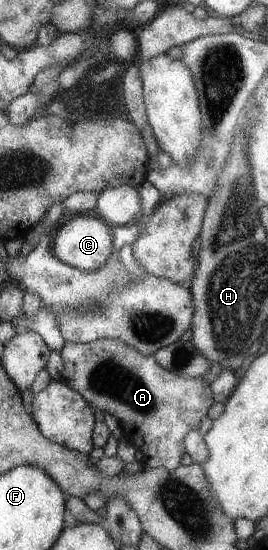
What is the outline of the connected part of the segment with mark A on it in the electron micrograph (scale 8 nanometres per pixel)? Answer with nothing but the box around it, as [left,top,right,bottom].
[61,338,215,470]

